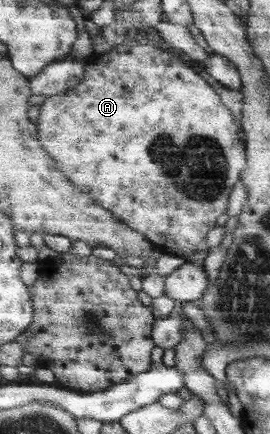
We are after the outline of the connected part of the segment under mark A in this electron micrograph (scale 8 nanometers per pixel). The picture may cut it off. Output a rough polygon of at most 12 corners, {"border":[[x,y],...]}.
{"border":[[153,43],[41,106],[66,175],[188,260],[249,168],[220,92]]}

